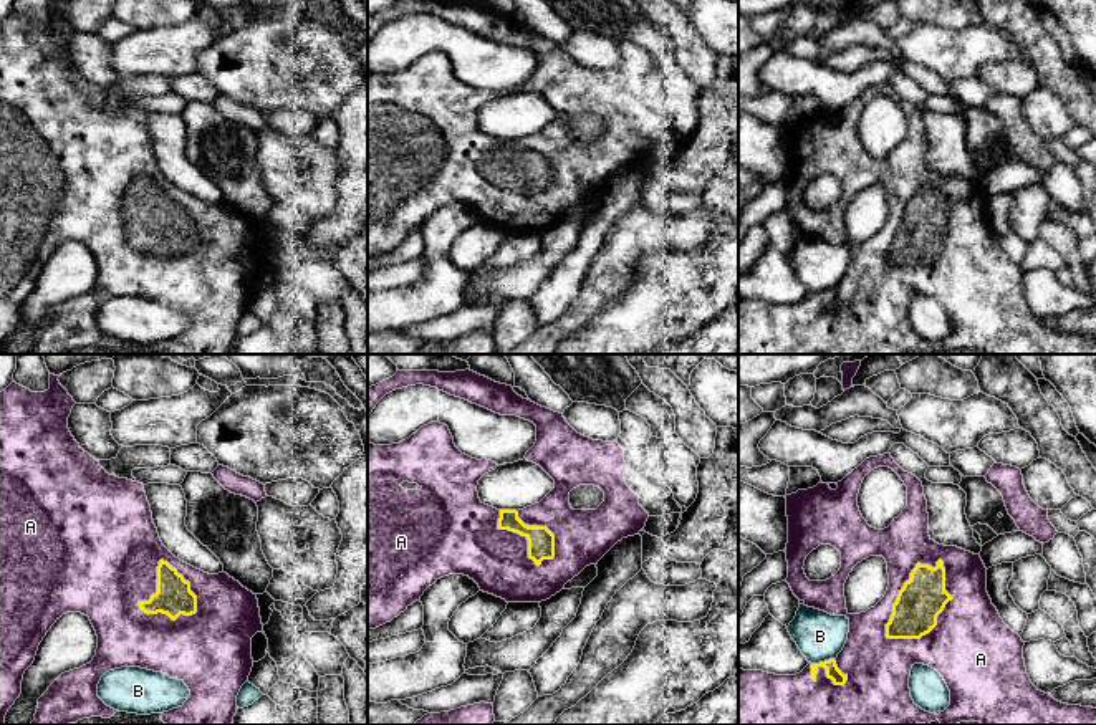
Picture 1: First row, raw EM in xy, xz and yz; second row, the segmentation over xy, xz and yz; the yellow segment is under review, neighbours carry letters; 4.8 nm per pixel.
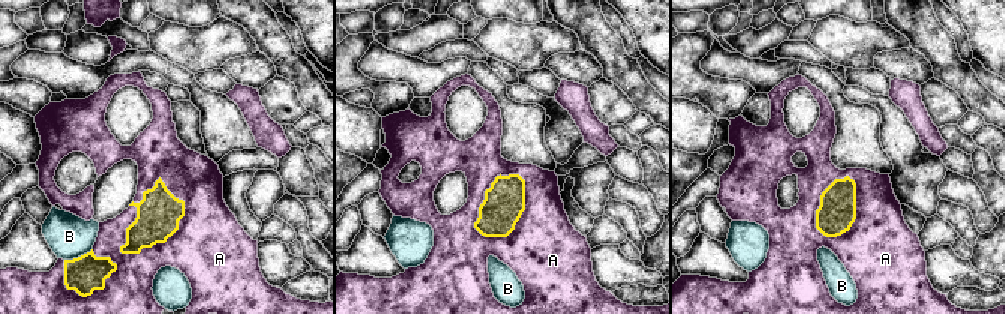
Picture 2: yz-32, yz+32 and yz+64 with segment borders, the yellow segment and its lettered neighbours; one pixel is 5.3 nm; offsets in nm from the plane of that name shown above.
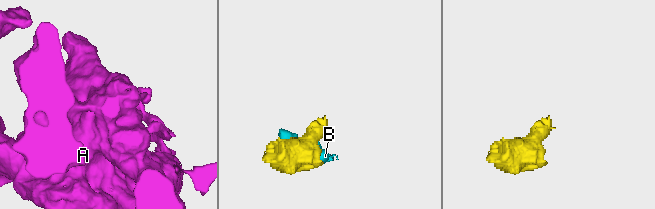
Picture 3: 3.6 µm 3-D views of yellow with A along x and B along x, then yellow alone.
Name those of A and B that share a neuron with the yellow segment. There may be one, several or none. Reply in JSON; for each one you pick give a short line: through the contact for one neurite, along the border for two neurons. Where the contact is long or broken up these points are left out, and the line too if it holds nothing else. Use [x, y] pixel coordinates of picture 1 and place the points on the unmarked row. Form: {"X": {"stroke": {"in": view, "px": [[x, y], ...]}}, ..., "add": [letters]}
{"add": ["A"]}

